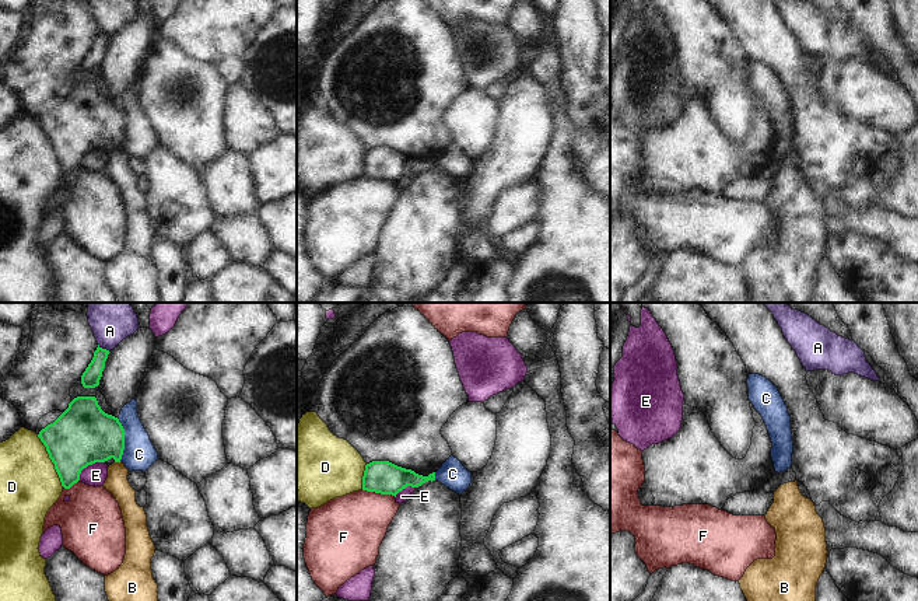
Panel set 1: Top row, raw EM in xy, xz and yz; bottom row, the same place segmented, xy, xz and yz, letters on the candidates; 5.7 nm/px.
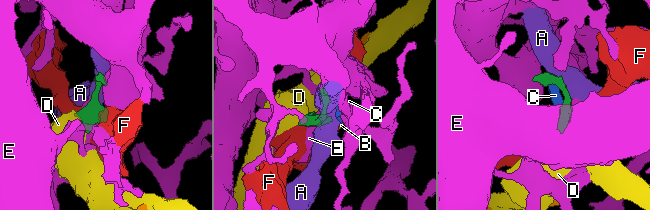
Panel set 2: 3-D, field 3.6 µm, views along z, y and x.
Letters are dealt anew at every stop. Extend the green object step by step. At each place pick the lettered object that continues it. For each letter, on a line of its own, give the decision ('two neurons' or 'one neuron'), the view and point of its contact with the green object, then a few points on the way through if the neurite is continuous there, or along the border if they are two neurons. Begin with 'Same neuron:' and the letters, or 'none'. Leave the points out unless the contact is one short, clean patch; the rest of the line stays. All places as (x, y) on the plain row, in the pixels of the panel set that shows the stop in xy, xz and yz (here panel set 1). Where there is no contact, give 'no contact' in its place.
Same neuron: none
A: two neurons | xy (104, 35)
B: two neurons | xy (118, 147) | along xy (115, 147), (119, 149)
C: two neurons | xy (123, 126) | along xy (116, 104), (123, 115), (123, 140), (121, 147)
D: two neurons | xy (52, 147) | along xy (37, 121), (63, 173)
E: two neurons | xy (88, 150)
F: two neurons | xz (378, 178) | along xz (361, 175), (395, 182)

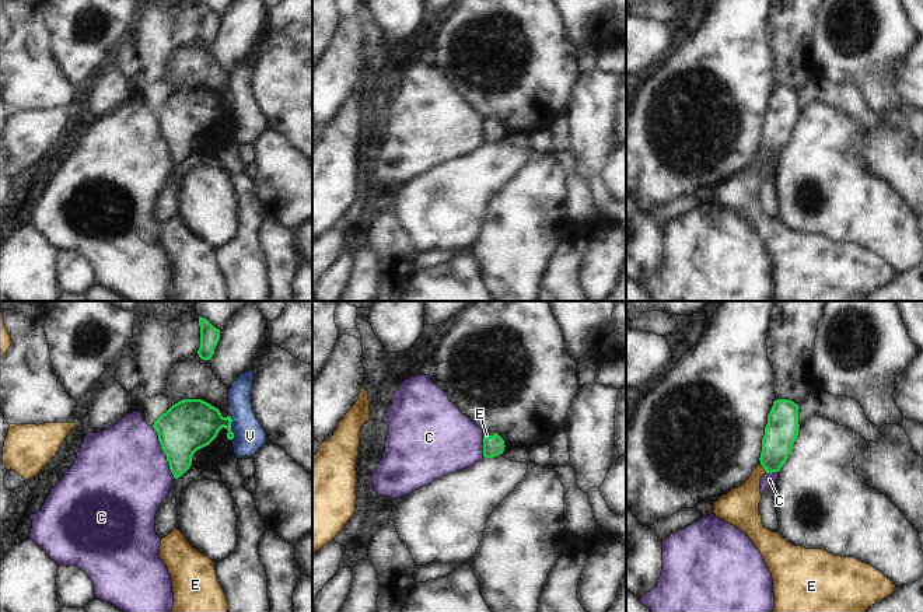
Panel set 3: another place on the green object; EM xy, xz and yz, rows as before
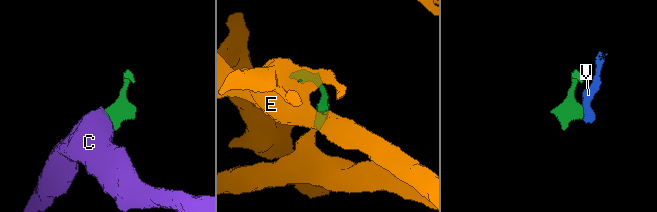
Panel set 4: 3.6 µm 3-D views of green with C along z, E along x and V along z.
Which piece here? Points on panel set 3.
Same neuron: E
C: two neurons | xy (164, 139) | along xy (151, 112), (168, 154), (175, 164)
E: one neuron | yz (764, 154) | across yz (782, 115), (775, 140), (764, 154), (741, 191)
V: two neurons | xy (230, 114) | along xy (230, 102), (233, 125)

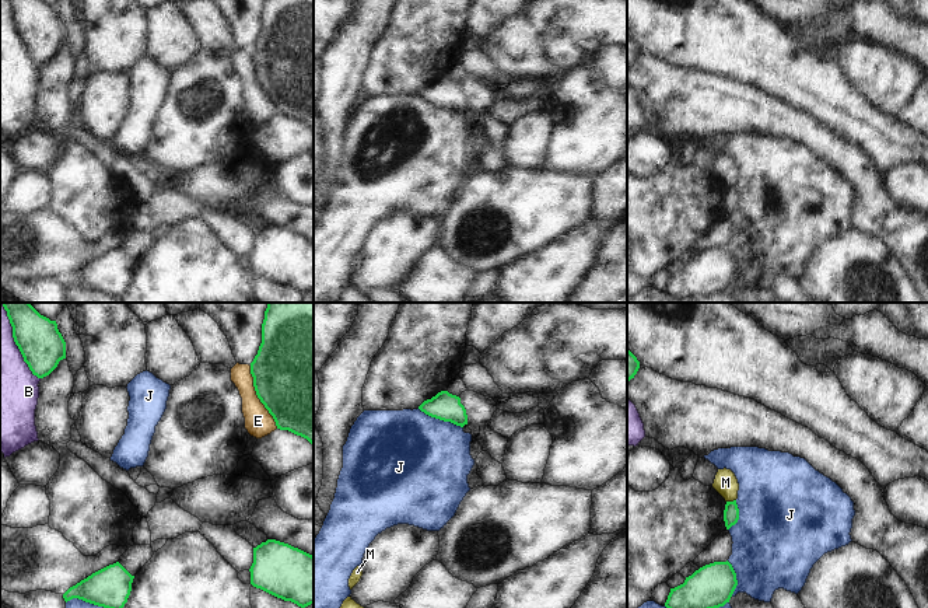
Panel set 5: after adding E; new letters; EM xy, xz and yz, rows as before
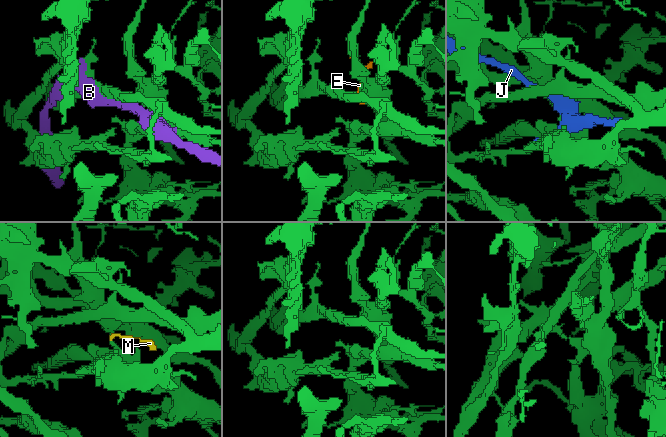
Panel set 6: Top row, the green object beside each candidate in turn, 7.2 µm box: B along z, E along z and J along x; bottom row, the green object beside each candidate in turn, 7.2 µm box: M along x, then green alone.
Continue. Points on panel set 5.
Same neuron: none
B: two neurons | xy (18, 34)
E: two neurons | xy (258, 83)
J: two neurons | xz (440, 105)
M: two neurons | yz (731, 188) | along yz (735, 185), (727, 188)

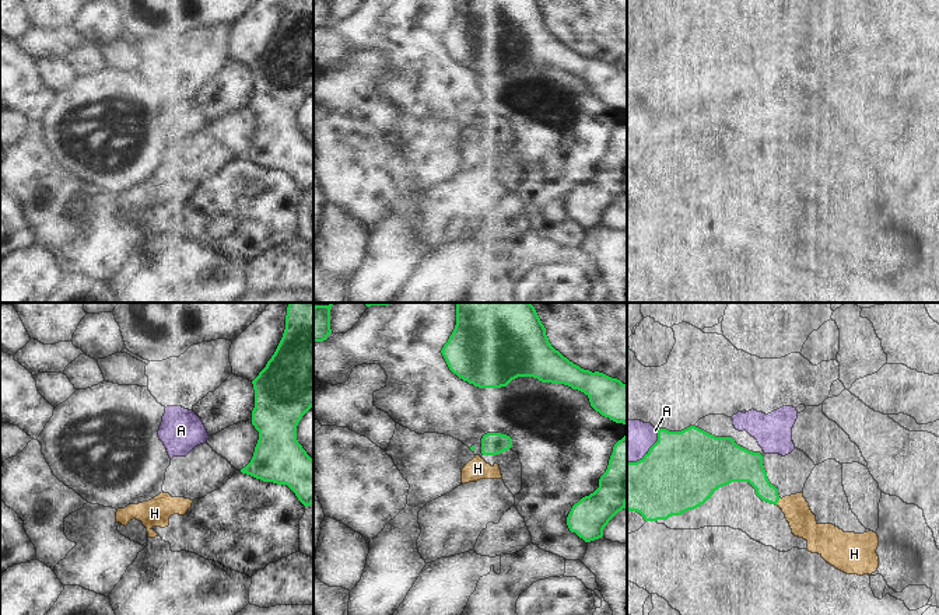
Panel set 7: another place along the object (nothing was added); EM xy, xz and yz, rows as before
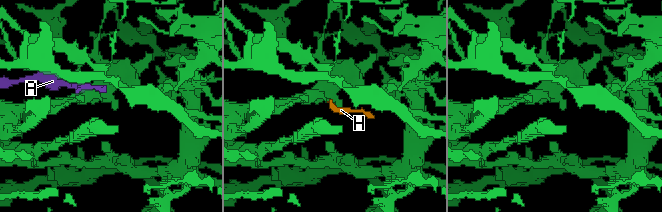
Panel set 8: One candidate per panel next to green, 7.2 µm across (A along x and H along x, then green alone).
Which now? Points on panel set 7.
Same neuron: H
A: two neurons | yz (648, 137)
H: one neuron | yz (777, 188) | across yz (749, 154), (777, 188), (784, 189), (802, 208)

